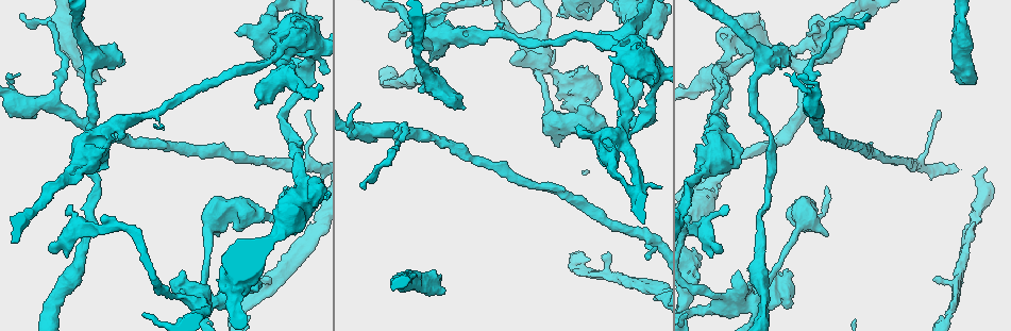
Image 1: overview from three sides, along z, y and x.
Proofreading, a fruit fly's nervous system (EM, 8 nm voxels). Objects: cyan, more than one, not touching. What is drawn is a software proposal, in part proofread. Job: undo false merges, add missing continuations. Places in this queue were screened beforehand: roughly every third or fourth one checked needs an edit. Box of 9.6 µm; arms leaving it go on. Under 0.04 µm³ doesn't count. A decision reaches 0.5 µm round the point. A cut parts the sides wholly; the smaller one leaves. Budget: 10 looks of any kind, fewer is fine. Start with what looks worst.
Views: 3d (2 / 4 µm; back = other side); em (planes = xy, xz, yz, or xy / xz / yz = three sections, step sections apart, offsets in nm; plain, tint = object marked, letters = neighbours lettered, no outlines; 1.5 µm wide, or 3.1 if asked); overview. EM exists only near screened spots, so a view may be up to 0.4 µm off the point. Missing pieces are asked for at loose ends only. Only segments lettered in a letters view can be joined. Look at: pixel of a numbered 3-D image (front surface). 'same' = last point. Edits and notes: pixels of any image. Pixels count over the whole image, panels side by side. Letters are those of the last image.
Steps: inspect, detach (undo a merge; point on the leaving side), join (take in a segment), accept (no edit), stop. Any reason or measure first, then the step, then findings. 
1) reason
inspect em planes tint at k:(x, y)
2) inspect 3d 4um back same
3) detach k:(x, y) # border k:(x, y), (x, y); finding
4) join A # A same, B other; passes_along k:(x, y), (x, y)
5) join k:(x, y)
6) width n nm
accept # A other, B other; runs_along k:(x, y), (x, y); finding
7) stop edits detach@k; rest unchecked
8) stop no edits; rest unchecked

abrupt turn
inspect em planes letters at 1:(541, 69)

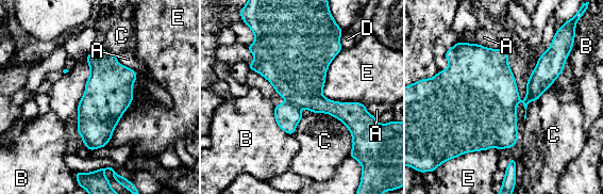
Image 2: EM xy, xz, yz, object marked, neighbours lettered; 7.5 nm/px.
detach 2:(287, 115) # A other, B other, C other, D other, E other; border 2:(288, 101), (300, 108); a second cell is stuck on

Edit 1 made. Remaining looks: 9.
inspect em planes plain at 1:(71, 172)

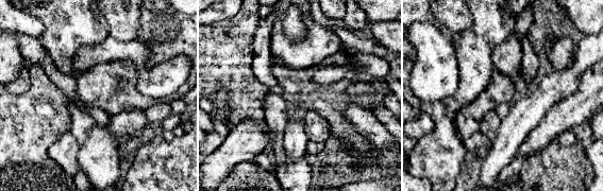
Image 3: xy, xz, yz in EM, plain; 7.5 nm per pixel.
inspect em planes letters same

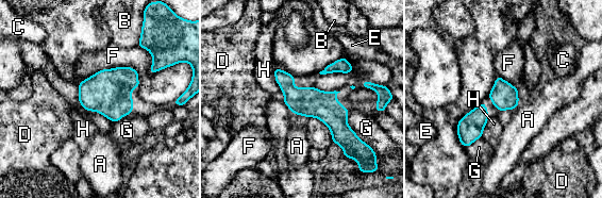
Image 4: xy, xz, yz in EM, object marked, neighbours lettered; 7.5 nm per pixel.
longest_contact F 440 nm
accept # A other, B other, C other, D other, E other, F other, G other, H other; border 4:(519, 103), (513, 110); all the same cell

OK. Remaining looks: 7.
stop edits detach@2; rest unchecked

